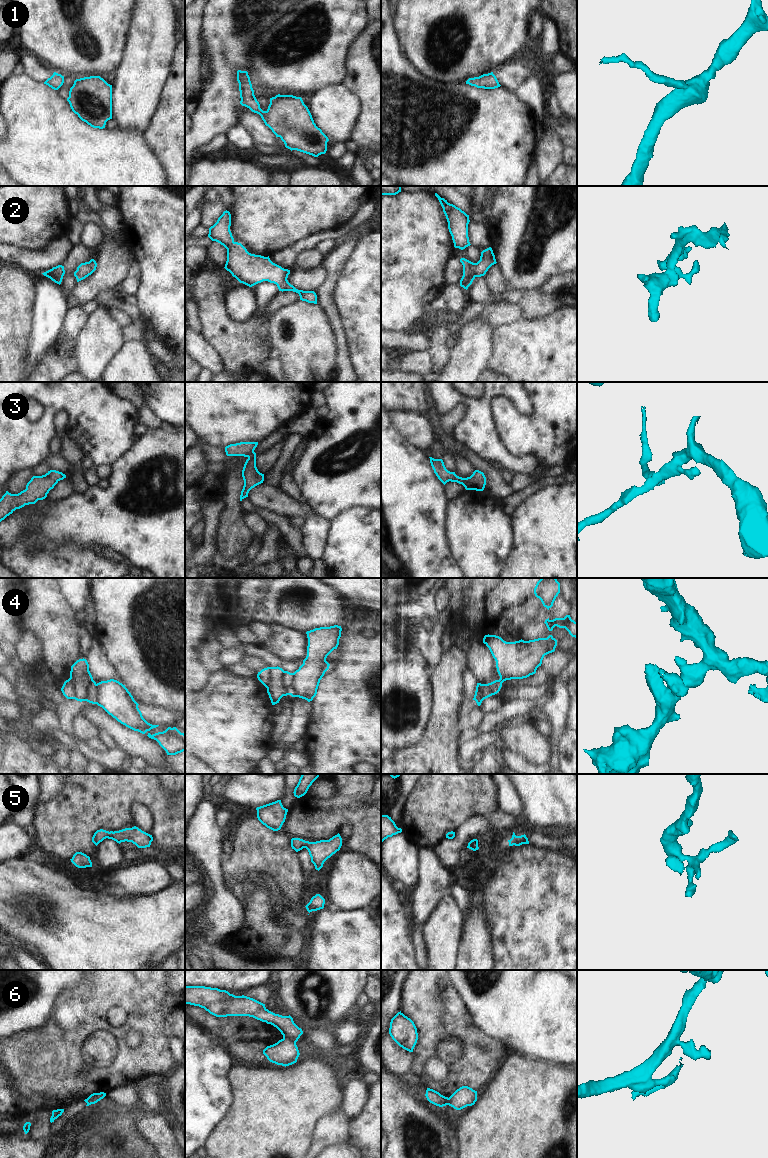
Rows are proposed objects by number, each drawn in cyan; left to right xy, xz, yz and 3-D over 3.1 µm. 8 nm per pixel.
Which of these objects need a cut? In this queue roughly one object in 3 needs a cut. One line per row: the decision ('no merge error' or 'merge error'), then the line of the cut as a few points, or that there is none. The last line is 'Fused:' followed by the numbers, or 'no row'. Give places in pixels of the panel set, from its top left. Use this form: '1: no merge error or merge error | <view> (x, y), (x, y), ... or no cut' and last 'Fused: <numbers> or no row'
1: no merge error | no cut
2: no merge error | no cut
3: no merge error | no cut
4: merge error | xz (293, 673), (290, 694)
5: no merge error | no cut
6: merge error | xz (283, 1037), (287, 1037), (295, 1043)
Fused: 4, 6

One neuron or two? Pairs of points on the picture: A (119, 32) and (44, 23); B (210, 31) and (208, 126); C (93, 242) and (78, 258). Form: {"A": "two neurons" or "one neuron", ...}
{"A": "one neuron", "B": "one neuron", "C": "two neurons"}

